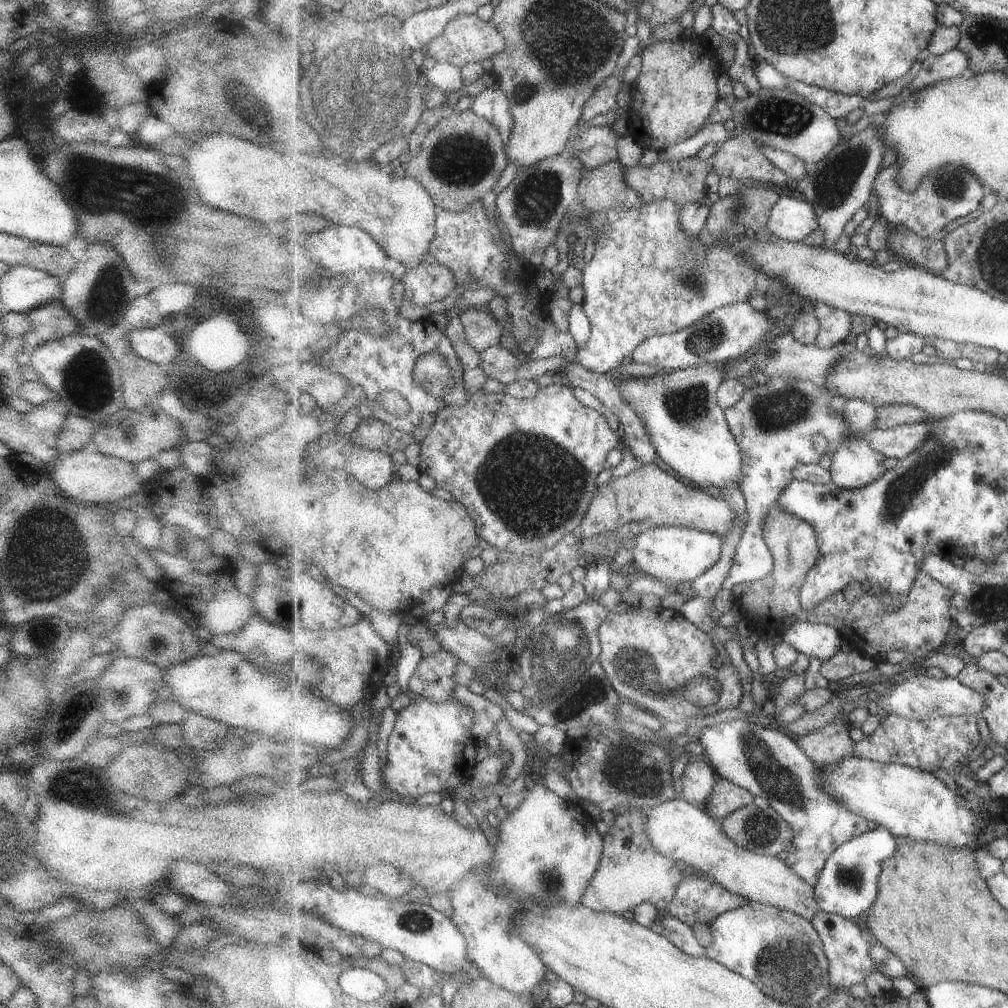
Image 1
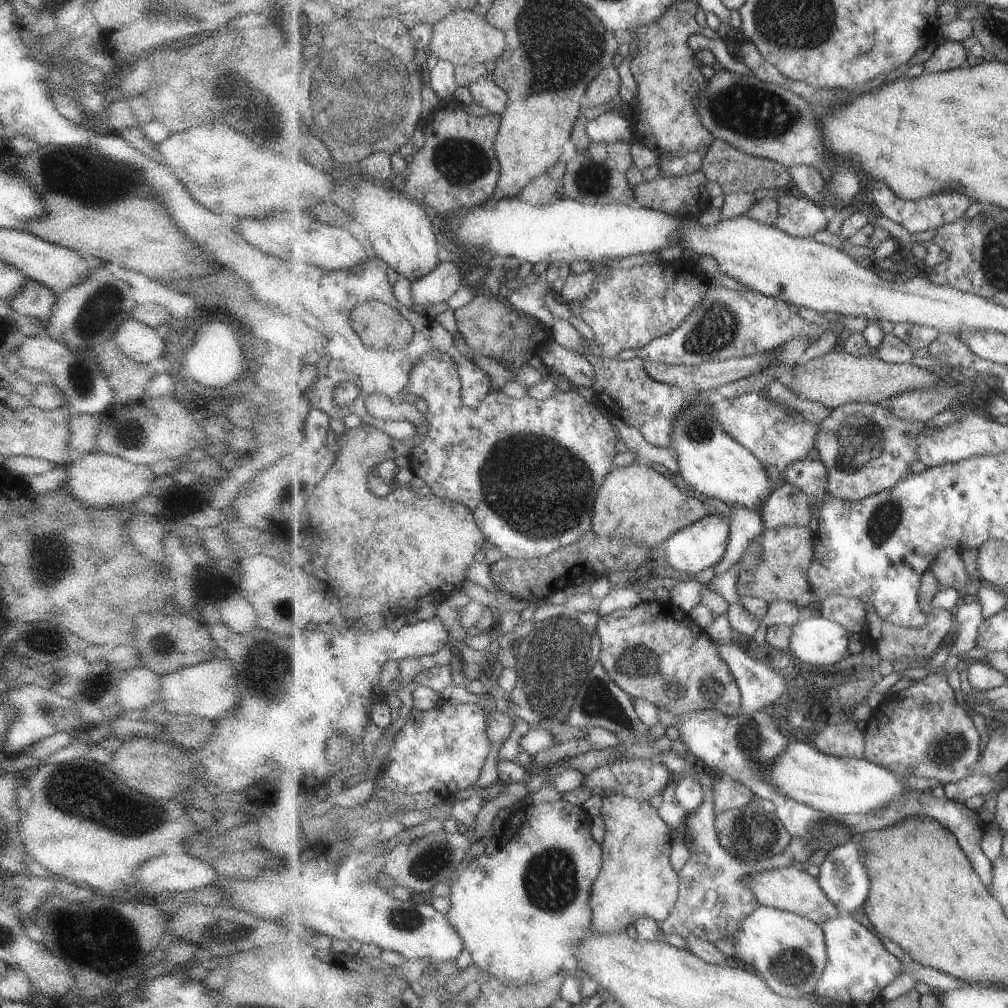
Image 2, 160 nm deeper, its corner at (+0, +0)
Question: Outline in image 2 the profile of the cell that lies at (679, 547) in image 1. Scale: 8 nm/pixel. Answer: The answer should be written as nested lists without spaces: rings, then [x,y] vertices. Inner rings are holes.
[[[715,514],[695,522],[694,525],[675,533],[660,547],[663,548],[663,557],[670,566],[679,571],[683,578],[690,578],[695,572],[701,572],[709,566],[714,567],[722,560],[727,552],[730,541],[731,525],[721,514]]]

